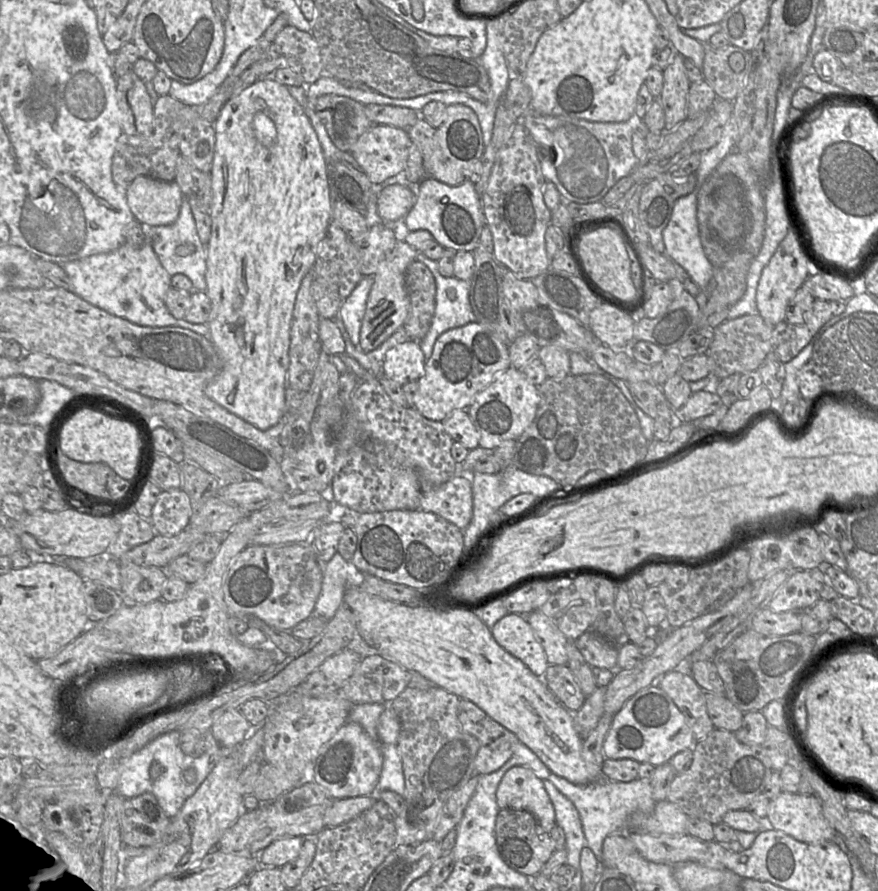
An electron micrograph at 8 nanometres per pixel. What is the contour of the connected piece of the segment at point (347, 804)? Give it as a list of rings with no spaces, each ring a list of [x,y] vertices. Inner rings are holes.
[[[376,794],[337,799],[324,814],[325,827],[335,827],[348,822],[372,807],[378,799]]]

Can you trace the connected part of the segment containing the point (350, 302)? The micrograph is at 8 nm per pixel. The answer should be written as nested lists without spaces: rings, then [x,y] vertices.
[[[365,276],[359,281],[351,294],[344,299],[338,316],[354,345],[360,344],[360,330],[365,315],[367,299],[373,285],[374,276]]]

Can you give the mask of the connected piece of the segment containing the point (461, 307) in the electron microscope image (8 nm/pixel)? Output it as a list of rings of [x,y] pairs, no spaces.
[[[418,253],[416,260],[425,264],[436,282],[435,312],[431,326],[418,343],[426,360],[432,355],[437,338],[447,330],[476,321],[469,301],[470,280],[444,277],[438,269],[438,261]]]

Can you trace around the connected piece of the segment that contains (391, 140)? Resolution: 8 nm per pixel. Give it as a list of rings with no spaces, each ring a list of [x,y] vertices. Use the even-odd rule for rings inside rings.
[[[372,125],[350,153],[371,183],[379,185],[404,171],[411,145],[407,131],[390,125]]]

